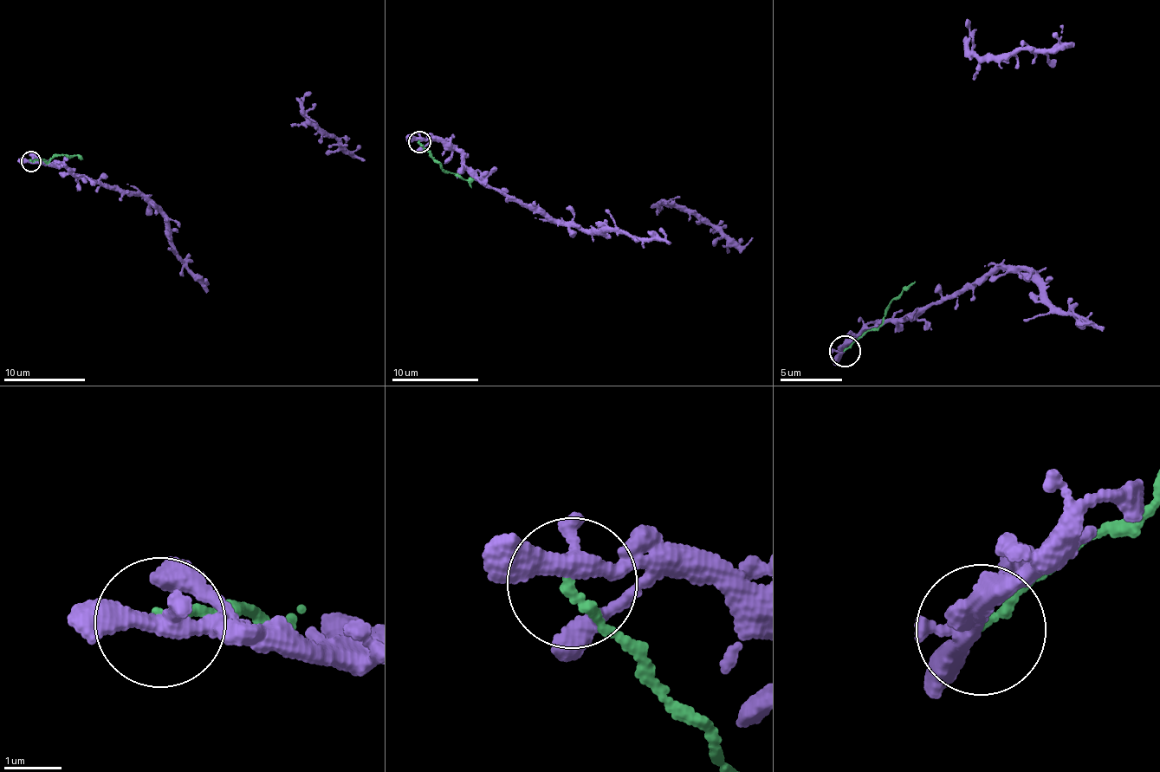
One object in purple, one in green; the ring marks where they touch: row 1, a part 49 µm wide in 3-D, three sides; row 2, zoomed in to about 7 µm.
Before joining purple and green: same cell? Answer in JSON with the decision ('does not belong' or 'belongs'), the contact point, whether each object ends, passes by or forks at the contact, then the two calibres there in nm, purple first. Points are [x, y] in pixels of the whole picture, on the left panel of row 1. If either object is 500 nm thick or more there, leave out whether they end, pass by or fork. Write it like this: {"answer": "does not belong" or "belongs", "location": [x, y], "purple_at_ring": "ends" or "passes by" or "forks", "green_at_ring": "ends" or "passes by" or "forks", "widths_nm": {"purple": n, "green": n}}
{"answer": "does not belong", "location": [30, 161], "purple_at_ring": "passes by", "green_at_ring": "ends", "widths_nm": {"purple": 320, "green": 160}}

